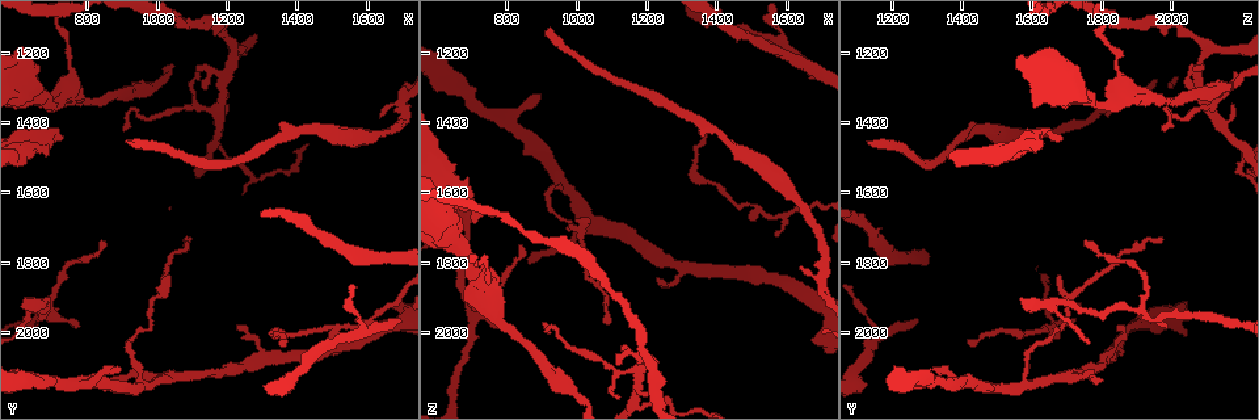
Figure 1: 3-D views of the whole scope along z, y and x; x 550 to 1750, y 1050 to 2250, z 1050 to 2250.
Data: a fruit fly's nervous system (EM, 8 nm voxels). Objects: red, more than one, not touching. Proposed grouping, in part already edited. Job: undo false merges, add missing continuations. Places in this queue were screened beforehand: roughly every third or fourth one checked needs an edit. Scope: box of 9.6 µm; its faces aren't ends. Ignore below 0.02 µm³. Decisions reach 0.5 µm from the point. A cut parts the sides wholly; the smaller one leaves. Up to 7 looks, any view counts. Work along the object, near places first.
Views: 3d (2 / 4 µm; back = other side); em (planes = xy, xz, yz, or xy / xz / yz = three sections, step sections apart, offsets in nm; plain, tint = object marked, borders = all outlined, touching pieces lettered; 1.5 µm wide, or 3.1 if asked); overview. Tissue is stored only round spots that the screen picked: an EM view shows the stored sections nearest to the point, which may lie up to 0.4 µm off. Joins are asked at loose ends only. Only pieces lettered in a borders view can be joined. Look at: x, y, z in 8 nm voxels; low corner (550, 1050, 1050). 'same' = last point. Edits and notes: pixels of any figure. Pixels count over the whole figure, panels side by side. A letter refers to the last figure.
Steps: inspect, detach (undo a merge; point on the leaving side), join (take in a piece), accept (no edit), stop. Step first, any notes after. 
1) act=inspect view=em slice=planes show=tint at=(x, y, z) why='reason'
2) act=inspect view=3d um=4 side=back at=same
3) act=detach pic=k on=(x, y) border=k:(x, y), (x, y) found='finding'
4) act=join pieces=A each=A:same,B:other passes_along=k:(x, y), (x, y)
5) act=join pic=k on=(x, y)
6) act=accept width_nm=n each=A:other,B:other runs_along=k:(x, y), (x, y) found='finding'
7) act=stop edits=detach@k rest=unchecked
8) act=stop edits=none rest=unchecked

act=inspect view=em slice=planes show=borders at=(640, 1330, 1730) why='thick turns thin'

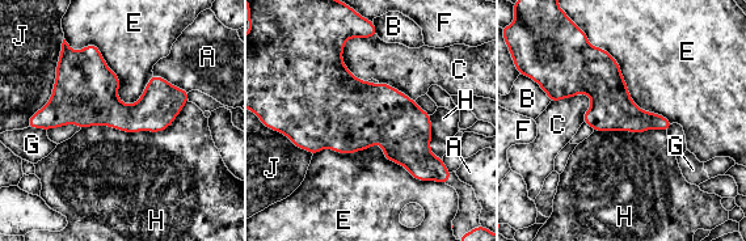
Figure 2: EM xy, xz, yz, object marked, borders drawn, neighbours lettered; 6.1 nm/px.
act=accept longest_contact=E:750nm each=A:other,B:other,C:other,E:other,F:other,G:other,H:other,J:other border=2:(188, 100), (160, 131), (81, 129) found='one neuron here'

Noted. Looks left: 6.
act=inspect view=em slice=xy step=4 show=tint at=(830, 1750, 1750)

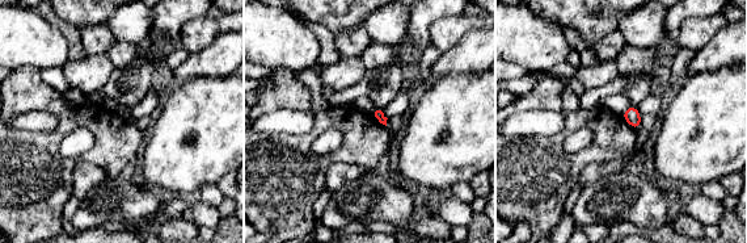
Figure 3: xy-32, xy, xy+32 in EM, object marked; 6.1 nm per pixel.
act=inspect view=em slice=planes show=borders at=same why='another direction'

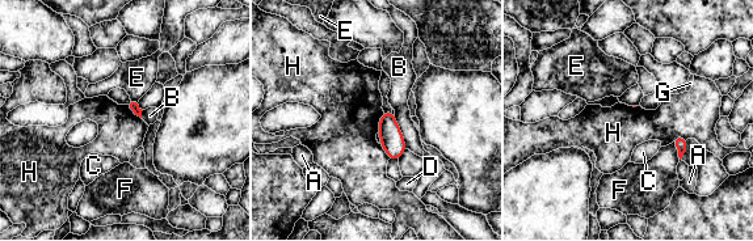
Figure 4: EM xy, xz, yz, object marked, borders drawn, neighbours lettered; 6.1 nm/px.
act=accept each=A:other,B:other,C:other,D:other,E:other,F:other,G:other,H:other border=4:(383, 111), (377, 132) found='no lettered piece goes on from it'

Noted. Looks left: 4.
act=inspect view=3d um=2 at=(860, 2130, 1800) why='an open end'

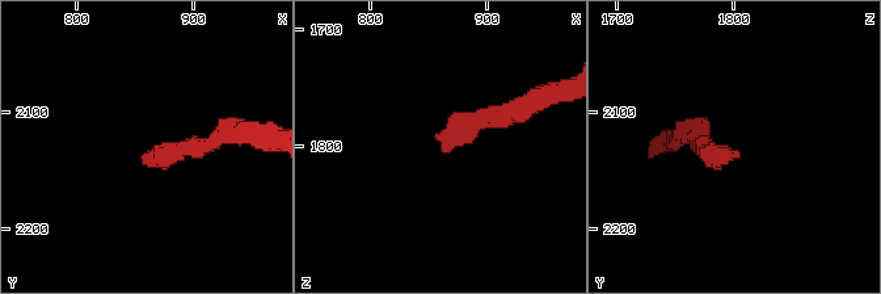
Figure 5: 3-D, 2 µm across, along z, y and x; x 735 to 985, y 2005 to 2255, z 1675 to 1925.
act=inspect view=em slice=xz step=4 show=tint at=(866, 2136, 1804) why='shape alone is not enough'

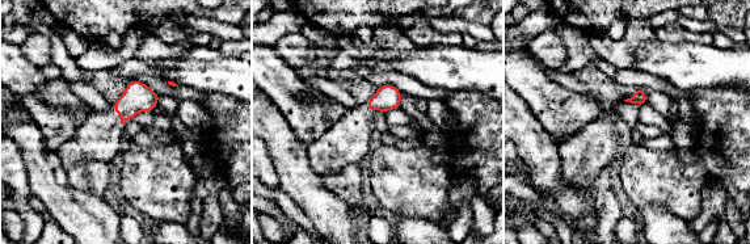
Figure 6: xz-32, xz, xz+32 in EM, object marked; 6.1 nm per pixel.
act=inspect view=em slice=planes show=borders at=same

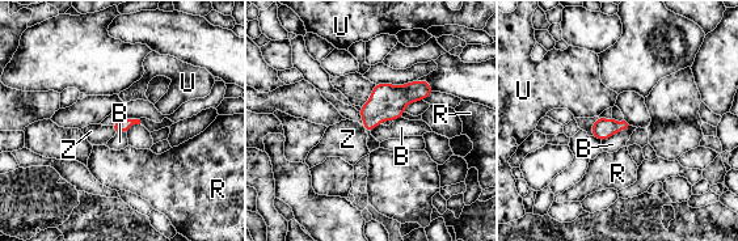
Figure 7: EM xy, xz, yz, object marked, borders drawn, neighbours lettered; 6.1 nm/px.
act=join pic=7 on=(96, 134) width_nm=80 each=B:other,R:other,U:other,Z:same passes_along=7:(122, 126), (113, 130), (96, 134) found='the neuron continues'

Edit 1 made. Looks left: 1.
act=stop edits=join@7 rest=unchecked

